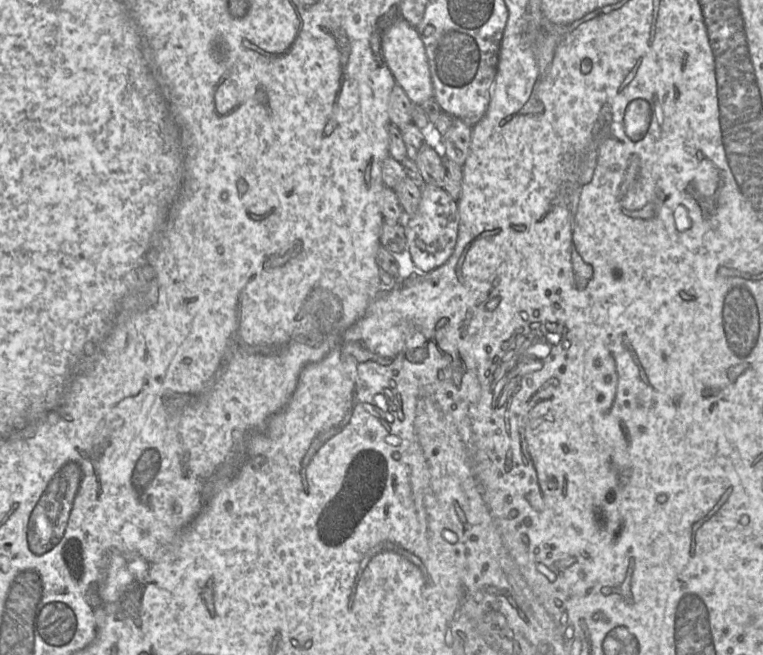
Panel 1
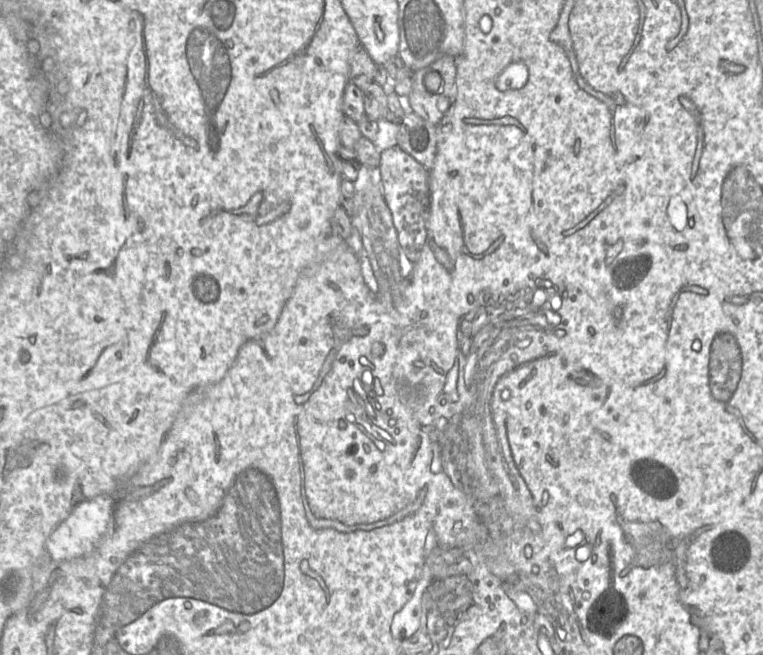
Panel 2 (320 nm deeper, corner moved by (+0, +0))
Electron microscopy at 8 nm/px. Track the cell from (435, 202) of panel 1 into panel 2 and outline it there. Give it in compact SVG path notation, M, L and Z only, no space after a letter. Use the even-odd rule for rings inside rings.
M397 145L380 152L379 171L385 201L391 211L398 241L407 258L416 262L427 238L430 216L429 171Z

